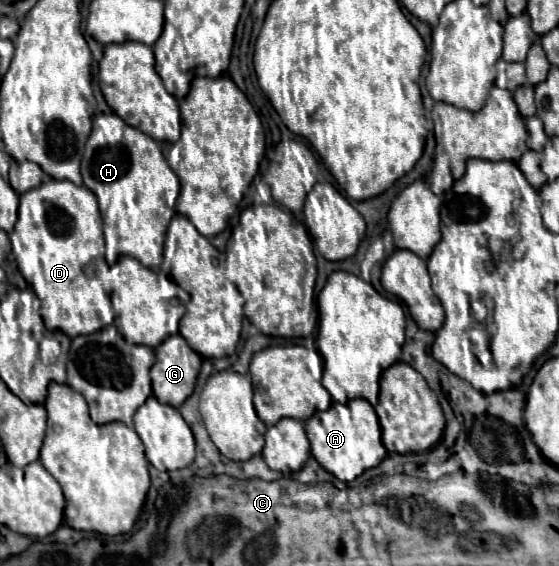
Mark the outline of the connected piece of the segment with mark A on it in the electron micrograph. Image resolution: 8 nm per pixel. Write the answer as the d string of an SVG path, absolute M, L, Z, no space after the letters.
M363 398L351 400L349 404L337 404L333 402L329 410L313 414L305 422L305 432L311 442L311 454L313 458L333 476L337 476L343 482L351 482L357 476L361 476L365 470L377 466L387 450L381 442L381 426L379 418L369 402Z

